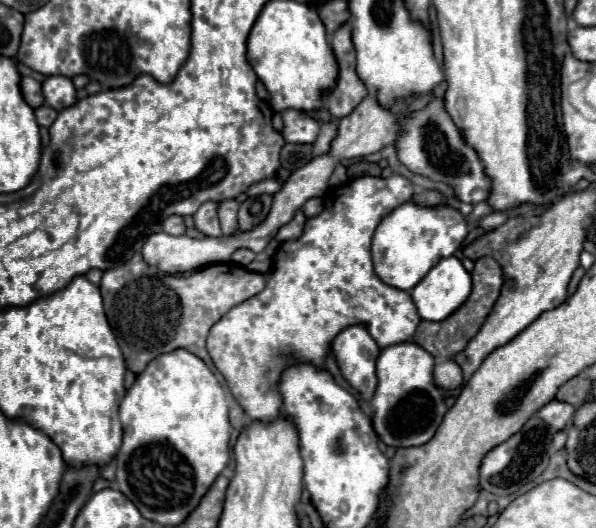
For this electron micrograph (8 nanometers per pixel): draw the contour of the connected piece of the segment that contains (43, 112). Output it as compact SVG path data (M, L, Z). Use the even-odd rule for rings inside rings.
M38 106L36 110L34 110L34 114L36 114L36 122L40 124L40 126L50 126L54 120L56 120L56 116L58 116L58 112L56 110L52 110L50 106Z

